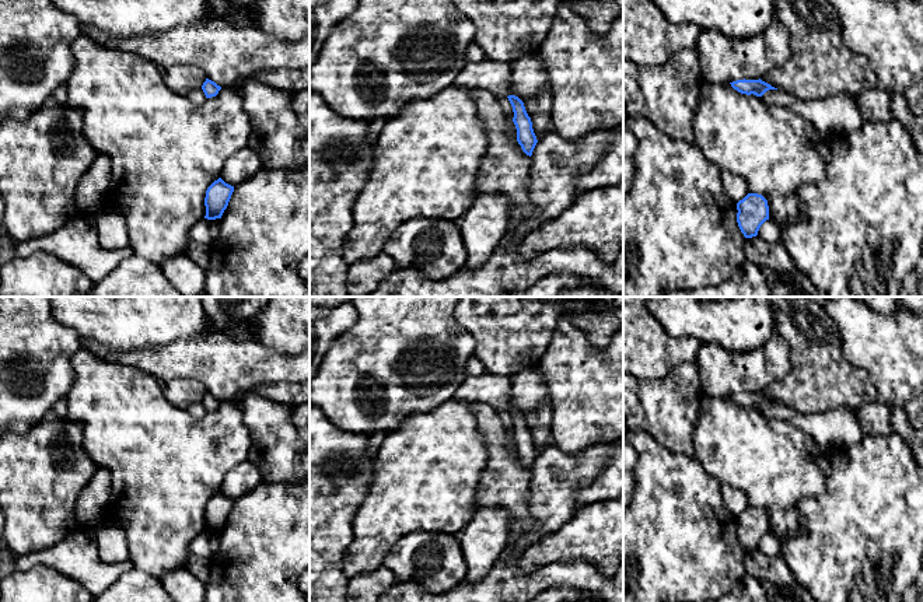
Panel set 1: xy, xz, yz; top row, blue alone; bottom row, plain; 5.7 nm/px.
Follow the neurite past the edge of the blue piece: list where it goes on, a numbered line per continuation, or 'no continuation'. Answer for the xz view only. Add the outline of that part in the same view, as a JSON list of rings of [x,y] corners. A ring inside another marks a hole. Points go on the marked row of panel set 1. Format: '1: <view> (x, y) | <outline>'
1: xz (490, 76) | [[[493,60],[468,62],[455,84],[469,90],[489,91],[493,95],[511,95],[511,64]]]

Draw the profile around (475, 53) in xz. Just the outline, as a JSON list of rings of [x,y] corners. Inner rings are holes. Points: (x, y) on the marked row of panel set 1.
[[[473,42],[466,52],[466,62],[485,62],[485,60],[487,60],[485,50],[478,43]]]

